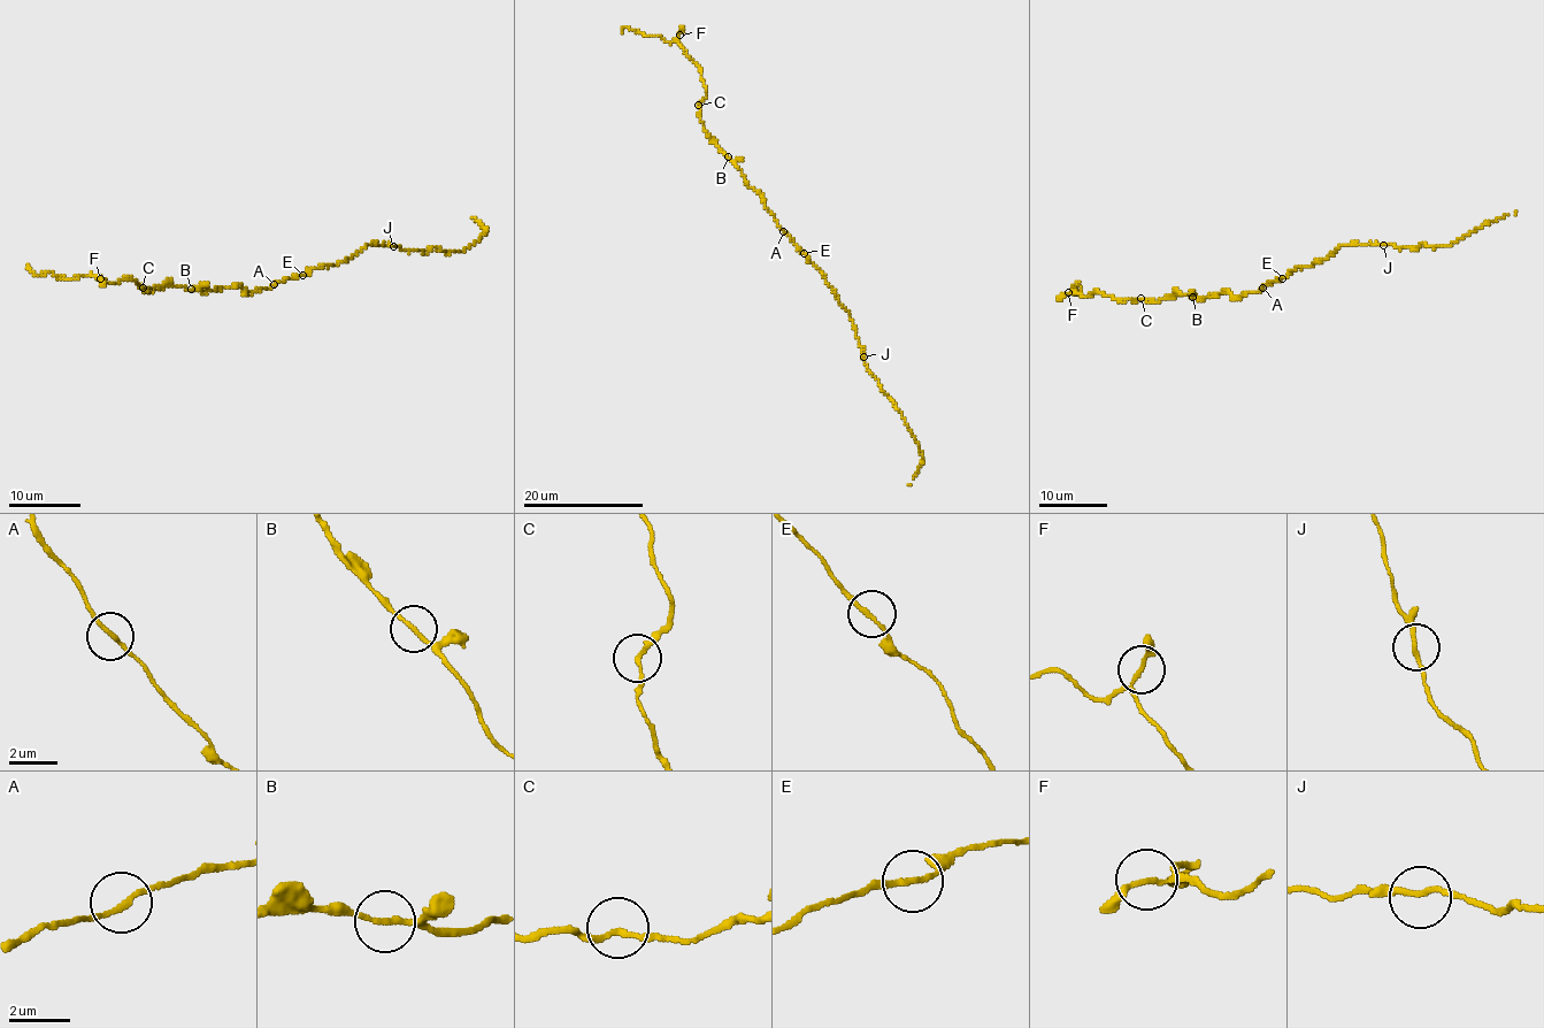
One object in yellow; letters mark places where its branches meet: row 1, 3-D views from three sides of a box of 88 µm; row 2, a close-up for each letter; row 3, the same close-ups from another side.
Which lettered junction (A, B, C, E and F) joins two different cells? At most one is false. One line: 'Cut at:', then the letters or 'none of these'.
Cut at: none of these

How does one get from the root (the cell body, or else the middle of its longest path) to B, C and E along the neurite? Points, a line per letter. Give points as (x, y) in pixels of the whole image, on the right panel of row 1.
B: (1262, 288), (1238, 299), (1228, 292), (1207, 298), (1192, 297)
C: (1262, 288), (1238, 299), (1228, 292), (1207, 298), (1167, 296), (1145, 301), (1141, 298)
E: (1262, 288), (1281, 278)

